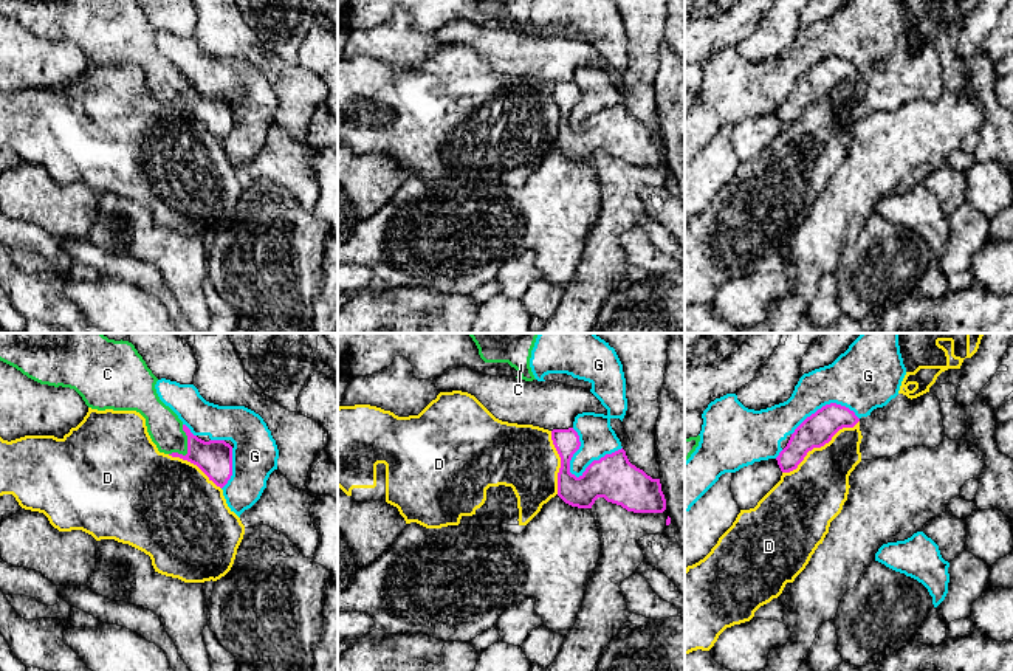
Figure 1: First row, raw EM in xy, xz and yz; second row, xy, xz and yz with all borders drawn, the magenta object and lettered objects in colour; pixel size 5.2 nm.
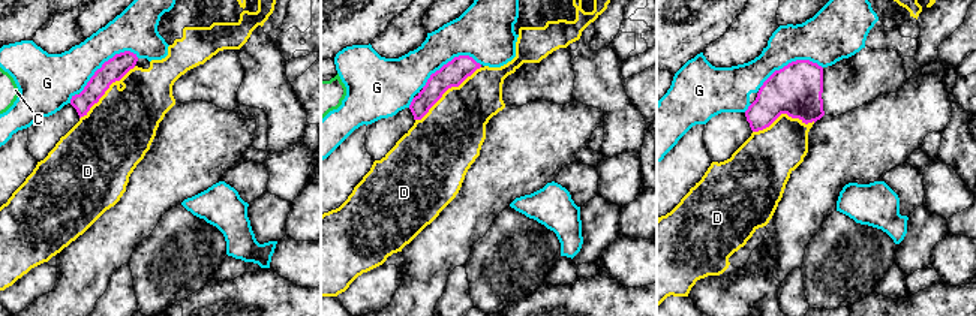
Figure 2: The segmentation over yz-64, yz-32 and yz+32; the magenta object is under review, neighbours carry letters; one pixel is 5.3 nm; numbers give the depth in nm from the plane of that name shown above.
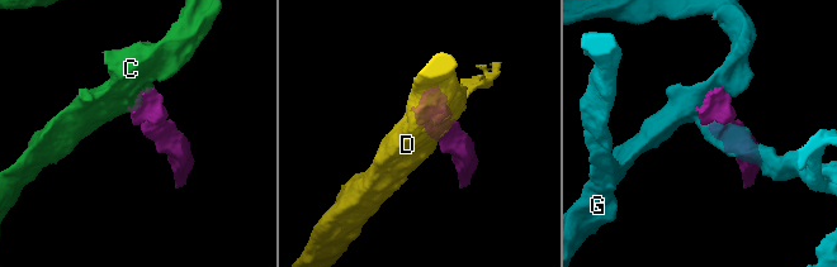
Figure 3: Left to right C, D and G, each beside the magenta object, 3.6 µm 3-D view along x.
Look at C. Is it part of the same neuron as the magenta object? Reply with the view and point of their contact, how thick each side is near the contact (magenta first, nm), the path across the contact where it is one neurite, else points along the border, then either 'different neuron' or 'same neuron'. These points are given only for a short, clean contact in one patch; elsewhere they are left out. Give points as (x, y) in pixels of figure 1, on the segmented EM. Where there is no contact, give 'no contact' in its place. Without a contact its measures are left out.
xy (188, 448) | 190/180 nm | across xy (214, 457), (188, 448), (164, 428) | same neuron

